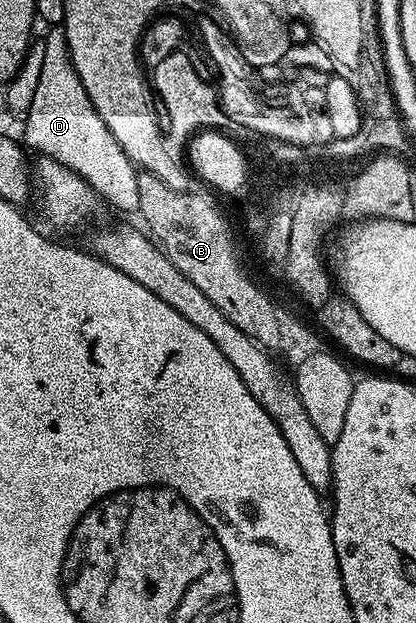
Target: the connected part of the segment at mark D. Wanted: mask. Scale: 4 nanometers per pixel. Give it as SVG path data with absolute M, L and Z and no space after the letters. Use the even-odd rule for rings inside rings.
M64 25L48 27L47 33L49 35L43 38L43 69L39 75L35 100L31 100L29 113L23 118L24 145L30 151L37 150L33 152L59 160L74 170L80 178L87 180L87 184L91 184L91 188L108 205L110 202L117 210L136 211L139 204L138 167L125 155L115 136L111 136L107 124L99 120L99 112L95 112L87 96L87 88L83 88L83 80L79 80L79 72L75 72Z

